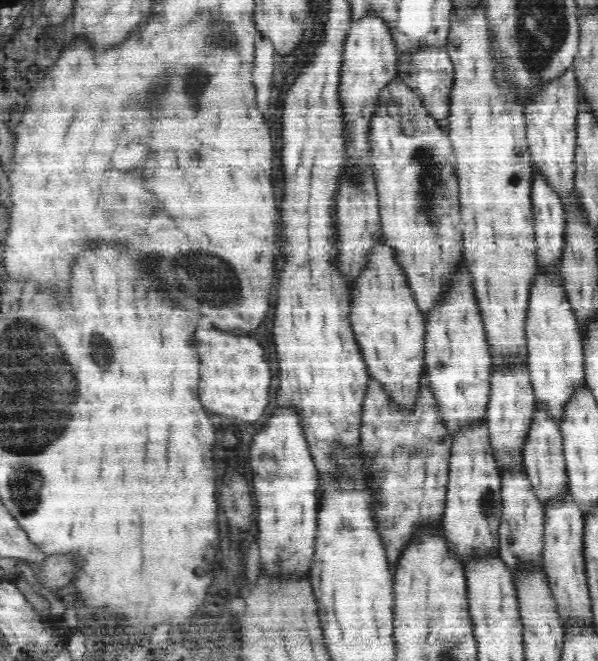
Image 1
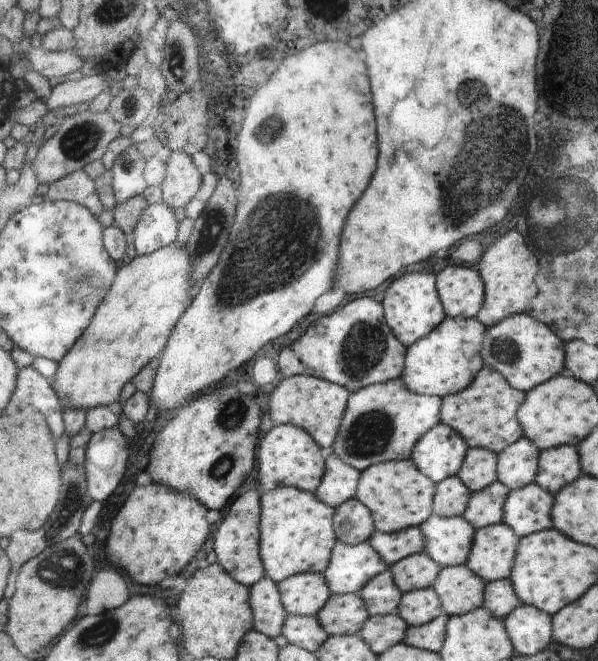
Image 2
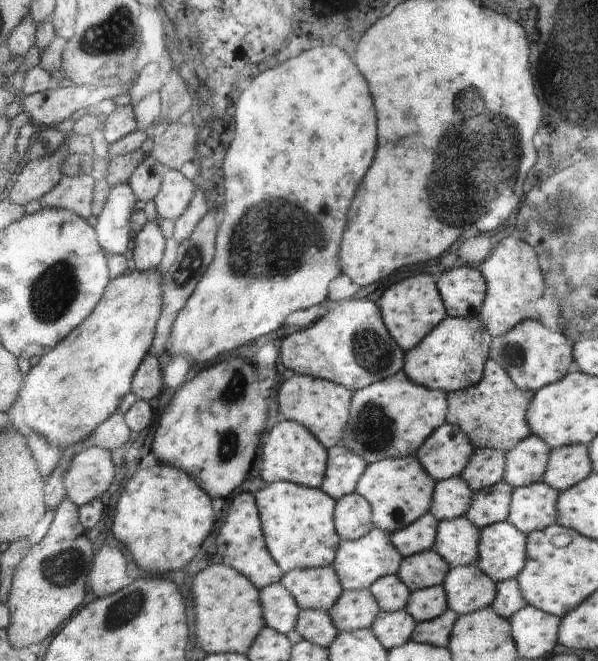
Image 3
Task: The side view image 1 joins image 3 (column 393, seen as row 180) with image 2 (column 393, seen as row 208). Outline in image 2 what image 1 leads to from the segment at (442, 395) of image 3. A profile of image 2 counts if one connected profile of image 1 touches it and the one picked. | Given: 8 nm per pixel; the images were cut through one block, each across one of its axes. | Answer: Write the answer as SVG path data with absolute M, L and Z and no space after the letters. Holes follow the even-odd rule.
M401 378L365 386L351 393L332 448L345 463L360 472L370 465L411 458L417 440L440 422L441 410L440 397L413 393Z

